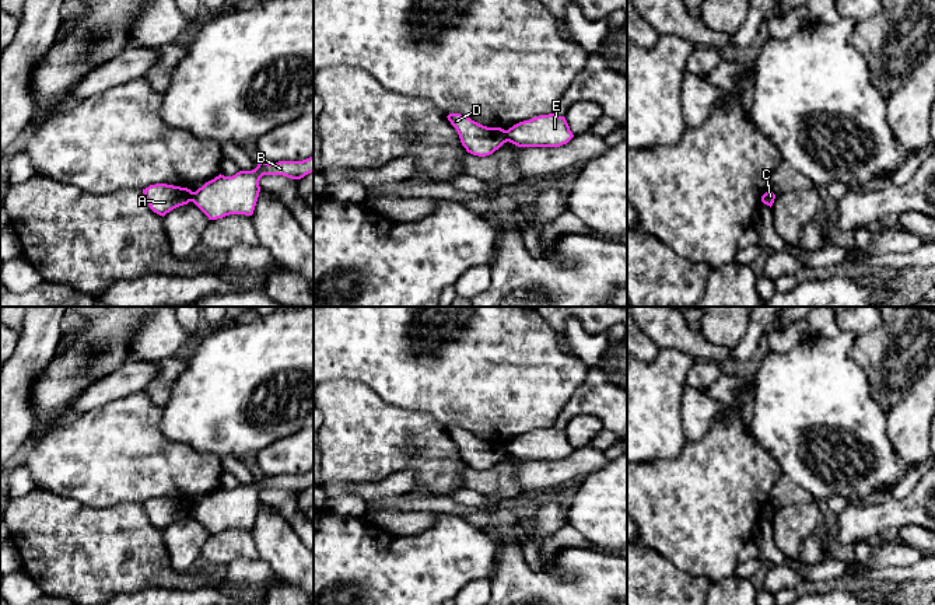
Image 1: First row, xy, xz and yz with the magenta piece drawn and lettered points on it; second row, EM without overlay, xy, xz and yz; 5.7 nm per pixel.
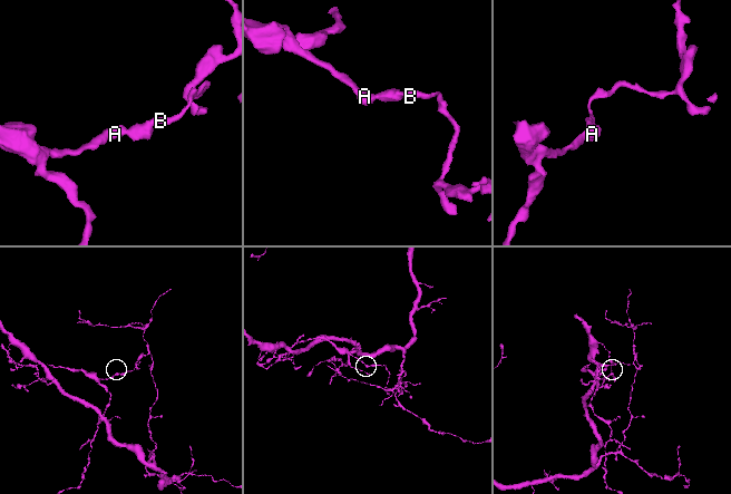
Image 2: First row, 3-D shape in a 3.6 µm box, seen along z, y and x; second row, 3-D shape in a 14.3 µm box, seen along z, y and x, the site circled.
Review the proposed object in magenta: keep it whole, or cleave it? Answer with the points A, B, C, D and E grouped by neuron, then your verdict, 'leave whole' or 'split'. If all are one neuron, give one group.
groups A D / B C E; split

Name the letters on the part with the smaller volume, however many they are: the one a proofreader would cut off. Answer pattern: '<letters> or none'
A, D

